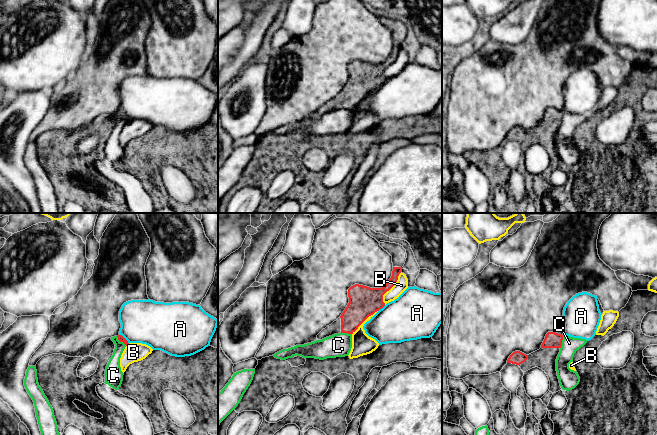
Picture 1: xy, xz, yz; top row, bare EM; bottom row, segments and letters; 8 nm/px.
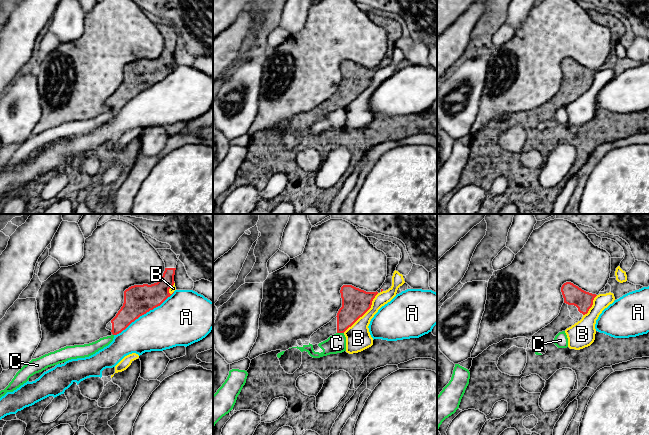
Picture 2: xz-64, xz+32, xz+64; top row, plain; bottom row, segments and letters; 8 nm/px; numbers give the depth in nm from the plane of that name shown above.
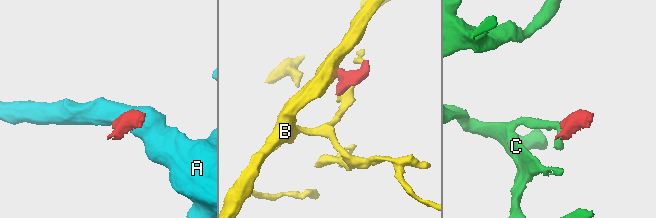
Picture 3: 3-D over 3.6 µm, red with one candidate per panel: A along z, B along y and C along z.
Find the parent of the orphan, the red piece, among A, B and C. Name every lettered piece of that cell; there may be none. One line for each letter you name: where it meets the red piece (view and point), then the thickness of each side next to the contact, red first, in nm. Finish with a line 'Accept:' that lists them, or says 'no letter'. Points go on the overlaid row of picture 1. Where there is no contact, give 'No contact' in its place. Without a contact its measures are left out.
Accept: no letter

